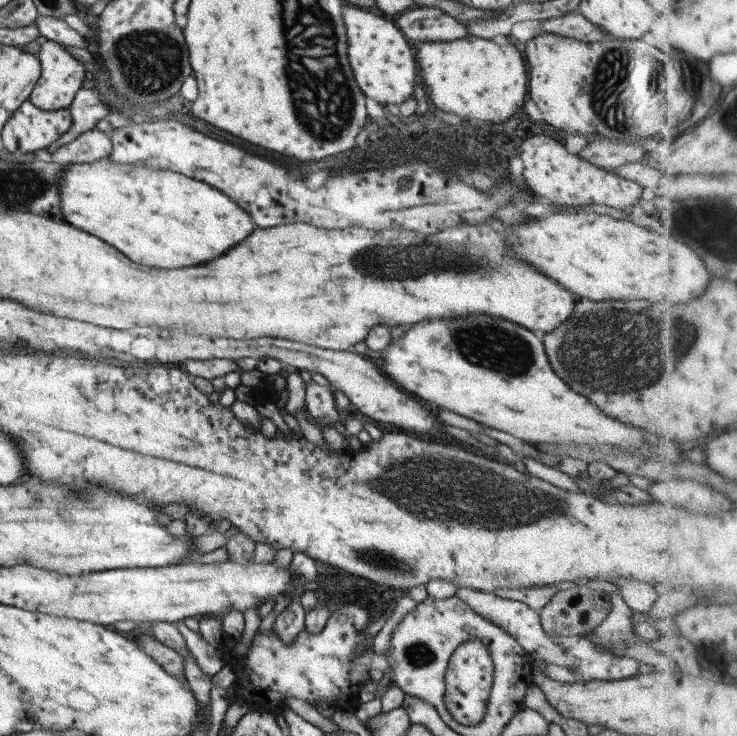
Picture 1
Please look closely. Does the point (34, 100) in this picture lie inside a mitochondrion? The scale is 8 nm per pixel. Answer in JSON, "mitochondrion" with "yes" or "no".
{"mitochondrion":"no"}

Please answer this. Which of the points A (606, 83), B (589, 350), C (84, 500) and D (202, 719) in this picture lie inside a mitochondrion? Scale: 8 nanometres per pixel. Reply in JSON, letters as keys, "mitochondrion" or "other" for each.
{"A":"mitochondrion","B":"mitochondrion","C":"mitochondrion","D":"other"}

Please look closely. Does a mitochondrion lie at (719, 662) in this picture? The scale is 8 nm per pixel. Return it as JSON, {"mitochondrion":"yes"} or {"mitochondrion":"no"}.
{"mitochondrion":"no"}

